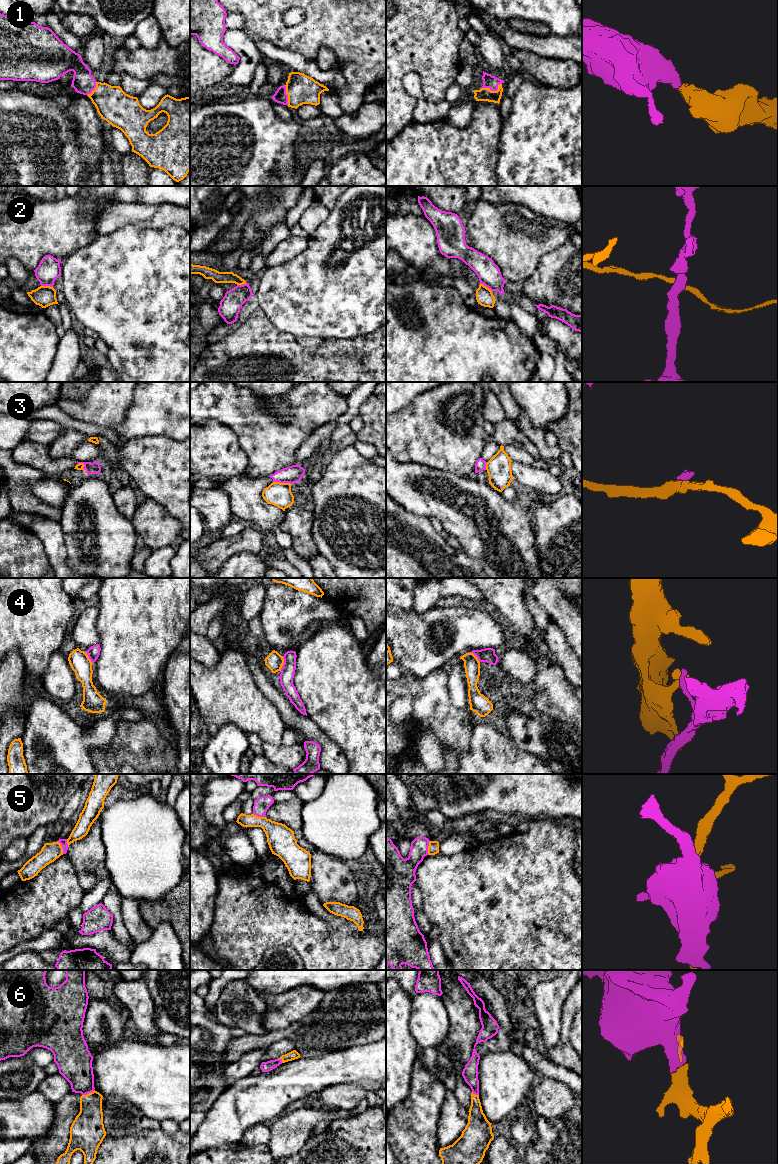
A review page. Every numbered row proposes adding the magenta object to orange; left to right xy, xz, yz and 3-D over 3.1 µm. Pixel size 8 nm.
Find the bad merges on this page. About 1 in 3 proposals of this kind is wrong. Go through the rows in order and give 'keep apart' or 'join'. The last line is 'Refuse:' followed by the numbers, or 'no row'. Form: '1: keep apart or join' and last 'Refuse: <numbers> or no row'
1: join
2: keep apart
3: keep apart
4: keep apart
5: keep apart
6: join
Refuse: 2, 3, 4, 5

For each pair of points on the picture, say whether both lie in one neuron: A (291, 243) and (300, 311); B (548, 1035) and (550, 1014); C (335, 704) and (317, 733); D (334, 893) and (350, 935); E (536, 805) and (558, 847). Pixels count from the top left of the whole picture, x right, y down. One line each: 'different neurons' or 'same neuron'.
A: different neurons
B: same neuron
C: different neurons
D: different neurons
E: different neurons

